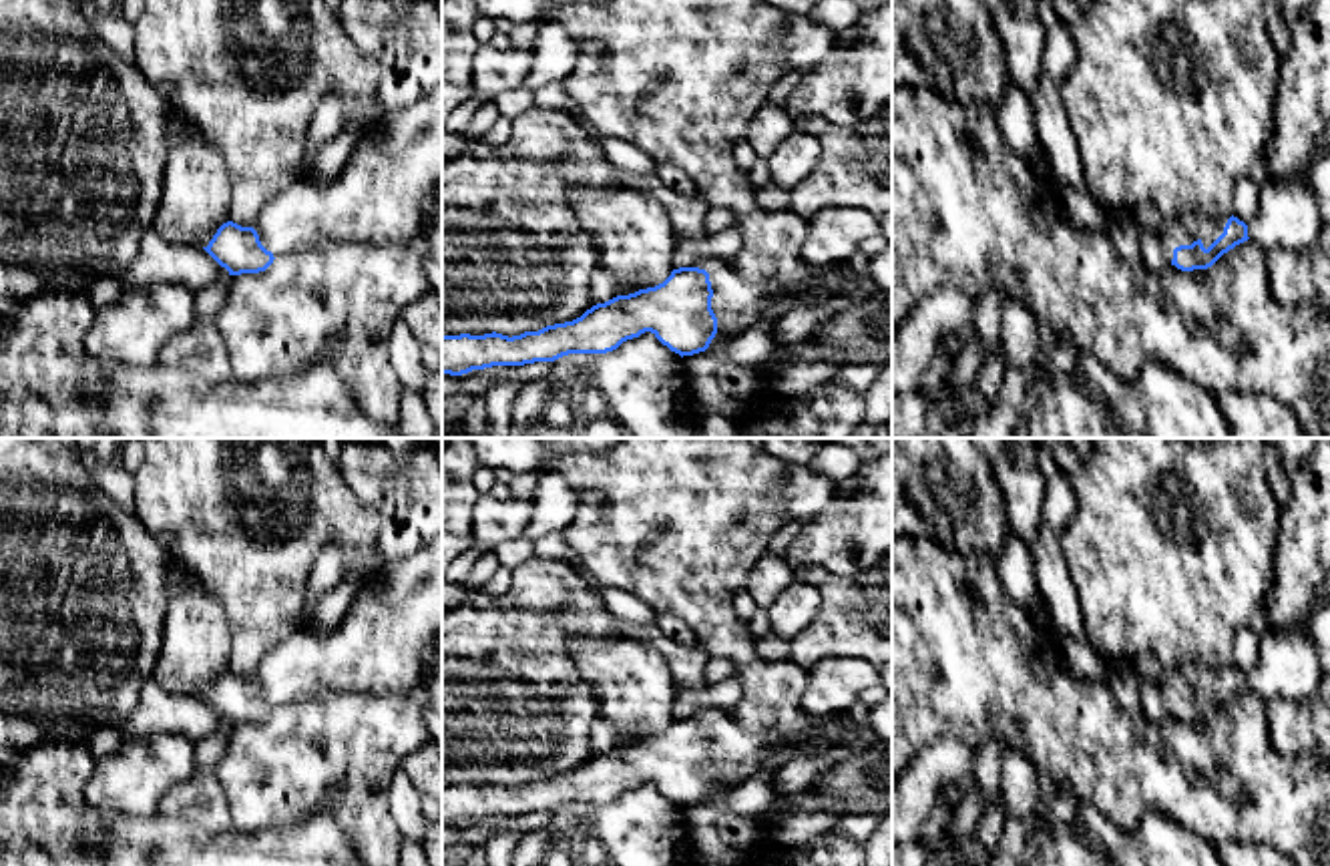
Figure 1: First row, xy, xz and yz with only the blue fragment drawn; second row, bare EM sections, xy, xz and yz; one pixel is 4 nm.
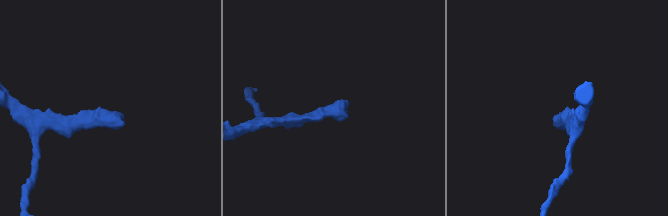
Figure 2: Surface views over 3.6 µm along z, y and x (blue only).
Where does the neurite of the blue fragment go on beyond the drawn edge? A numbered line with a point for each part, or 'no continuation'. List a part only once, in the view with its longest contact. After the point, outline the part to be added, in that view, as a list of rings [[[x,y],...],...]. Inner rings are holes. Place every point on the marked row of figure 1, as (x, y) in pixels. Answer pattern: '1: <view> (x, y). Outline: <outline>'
1: yz (1184, 230). Outline: [[[1181,213],[1169,221],[1163,221],[1159,229],[1159,237],[1163,249],[1173,259],[1173,249],[1179,245],[1191,245],[1193,241],[1201,241],[1207,249],[1222,233],[1230,217],[1213,219],[1203,213]]]

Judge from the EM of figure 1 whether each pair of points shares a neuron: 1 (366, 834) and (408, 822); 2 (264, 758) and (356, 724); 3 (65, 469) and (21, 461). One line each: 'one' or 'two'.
1: two
2: one
3: one

